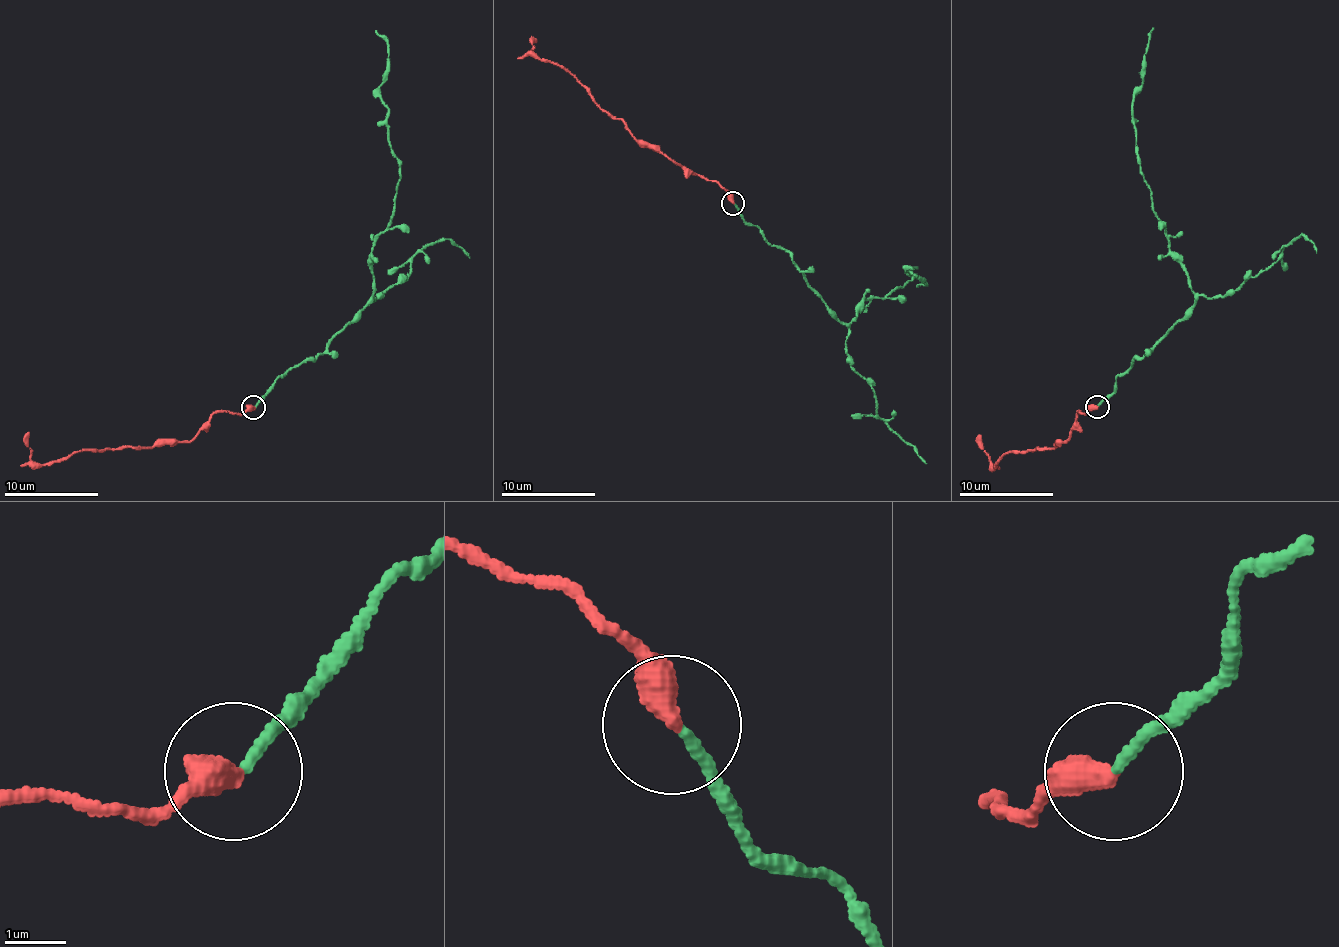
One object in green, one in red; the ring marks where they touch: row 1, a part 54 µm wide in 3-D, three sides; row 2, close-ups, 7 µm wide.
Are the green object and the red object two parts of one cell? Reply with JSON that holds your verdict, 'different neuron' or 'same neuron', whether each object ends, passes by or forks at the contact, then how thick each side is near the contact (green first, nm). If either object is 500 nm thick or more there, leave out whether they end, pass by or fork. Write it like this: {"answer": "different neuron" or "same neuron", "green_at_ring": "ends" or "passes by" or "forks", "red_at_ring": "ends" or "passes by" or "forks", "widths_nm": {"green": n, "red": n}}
{"answer": "different neuron", "green_at_ring": "ends", "red_at_ring": "ends", "widths_nm": {"green": 160, "red": 440}}

